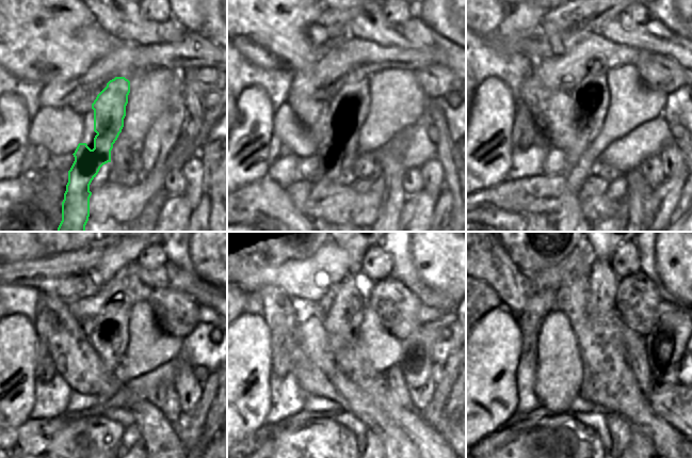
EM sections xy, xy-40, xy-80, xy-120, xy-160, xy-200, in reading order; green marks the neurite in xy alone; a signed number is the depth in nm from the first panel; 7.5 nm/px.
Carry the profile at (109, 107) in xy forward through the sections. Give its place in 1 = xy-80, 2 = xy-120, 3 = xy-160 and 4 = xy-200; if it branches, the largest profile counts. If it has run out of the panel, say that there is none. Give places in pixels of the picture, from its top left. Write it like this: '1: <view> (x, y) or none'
1: xy-80 (590, 98)
2: xy-120 (108, 332)
3: xy-160 (339, 320)
4: xy-200 (597, 277)

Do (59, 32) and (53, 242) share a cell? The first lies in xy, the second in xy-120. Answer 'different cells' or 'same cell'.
different cells

